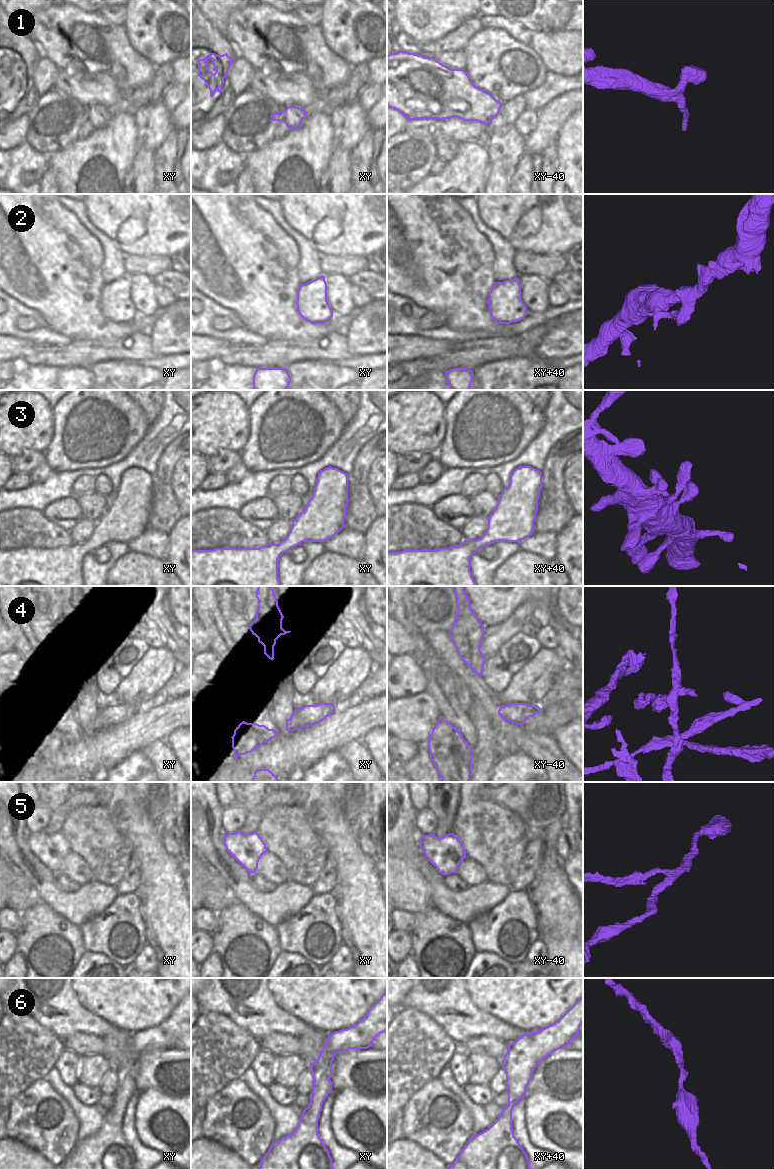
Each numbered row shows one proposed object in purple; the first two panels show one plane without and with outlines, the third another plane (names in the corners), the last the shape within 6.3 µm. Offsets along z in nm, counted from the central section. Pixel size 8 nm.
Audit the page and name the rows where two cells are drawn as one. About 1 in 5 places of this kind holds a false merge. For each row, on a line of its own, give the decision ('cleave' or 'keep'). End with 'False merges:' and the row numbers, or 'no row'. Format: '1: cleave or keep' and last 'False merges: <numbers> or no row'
1: keep
2: keep
3: keep
4: cleave
5: keep
6: keep
False merges: 4

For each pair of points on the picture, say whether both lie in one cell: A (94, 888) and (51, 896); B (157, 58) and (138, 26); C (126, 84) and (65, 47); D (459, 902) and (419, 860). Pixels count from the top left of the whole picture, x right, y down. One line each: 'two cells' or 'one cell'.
A: one cell
B: one cell
C: one cell
D: one cell

